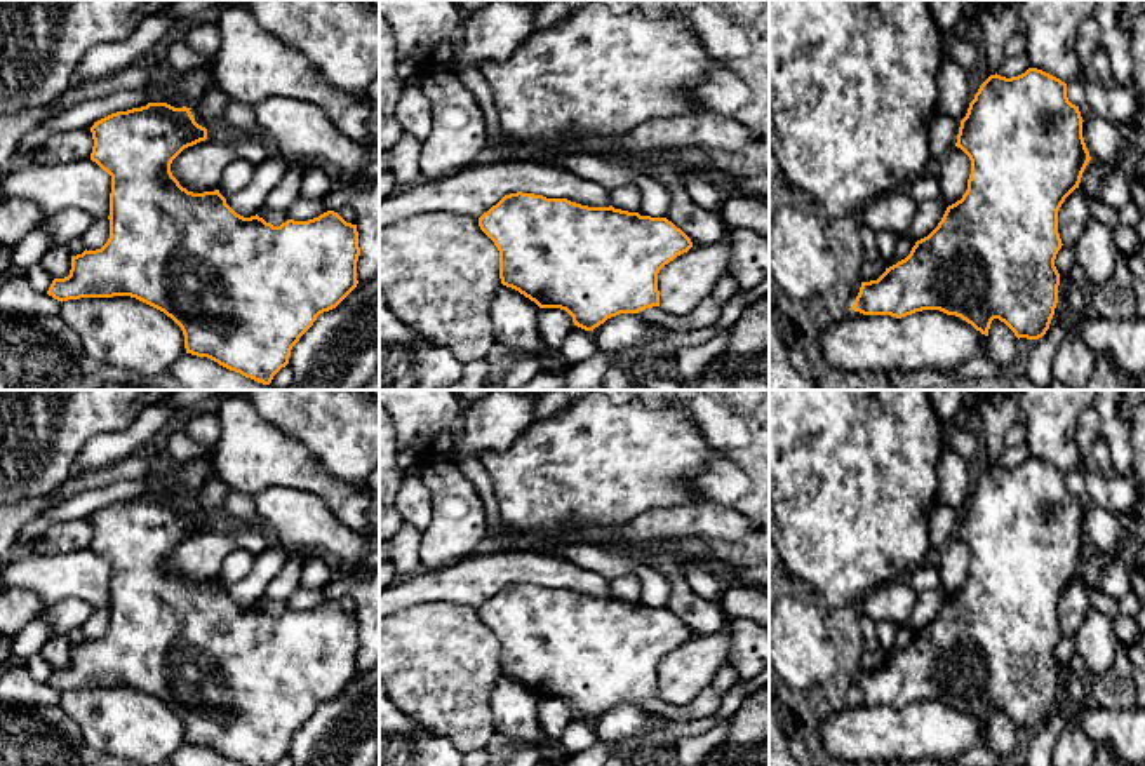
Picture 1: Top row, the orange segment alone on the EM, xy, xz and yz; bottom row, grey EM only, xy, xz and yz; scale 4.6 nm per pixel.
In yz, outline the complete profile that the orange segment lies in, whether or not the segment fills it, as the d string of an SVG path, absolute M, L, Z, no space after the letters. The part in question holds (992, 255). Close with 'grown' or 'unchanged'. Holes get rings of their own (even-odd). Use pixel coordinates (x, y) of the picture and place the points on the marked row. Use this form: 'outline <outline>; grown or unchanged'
outline M1028 68L1011 78L990 75L969 103L957 134L955 146L971 160L966 193L947 207L938 226L917 240L905 259L886 268L877 280L861 282L849 310L896 319L922 310L940 310L961 317L985 336L988 336L992 320L999 319L1018 339L1042 338L1058 303L1060 273L1055 259L1063 245L1058 233L1058 211L1065 198L1079 188L1091 160L1082 138L1082 122L1079 106L1068 101L1067 84L1060 78L1037 68Z; unchanged

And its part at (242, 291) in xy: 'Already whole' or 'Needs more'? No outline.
Already whole

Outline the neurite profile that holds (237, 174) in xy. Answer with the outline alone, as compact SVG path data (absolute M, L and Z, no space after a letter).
M235 160L231 162L221 176L218 190L223 197L233 195L235 192L245 188L254 176L256 165L249 164L247 160Z

